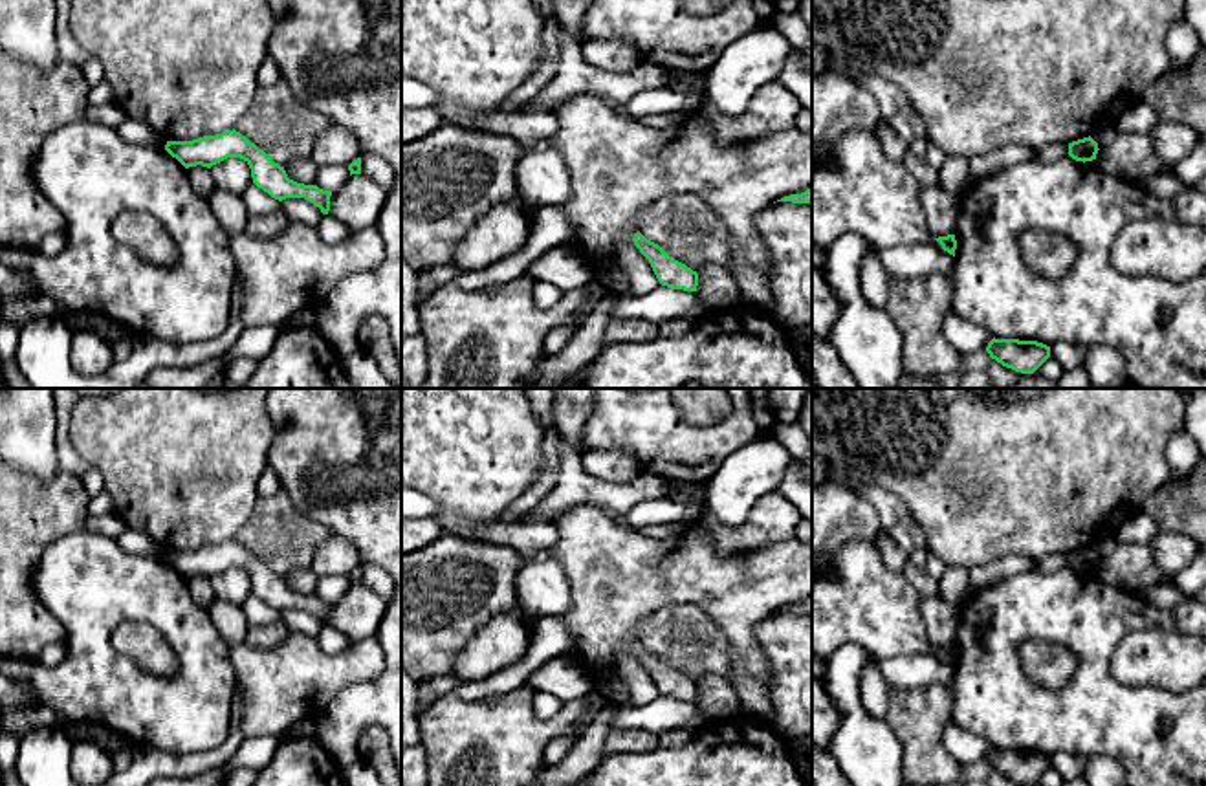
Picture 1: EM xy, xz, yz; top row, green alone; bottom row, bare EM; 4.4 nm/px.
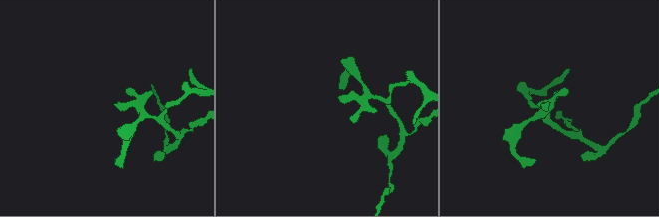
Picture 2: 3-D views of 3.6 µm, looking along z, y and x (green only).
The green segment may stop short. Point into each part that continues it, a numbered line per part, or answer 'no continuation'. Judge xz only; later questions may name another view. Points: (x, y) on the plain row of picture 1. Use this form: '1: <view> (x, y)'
no continuation

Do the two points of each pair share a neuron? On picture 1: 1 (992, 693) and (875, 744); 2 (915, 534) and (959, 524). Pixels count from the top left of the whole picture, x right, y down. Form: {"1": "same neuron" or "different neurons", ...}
{"1": "different neurons", "2": "different neurons"}

